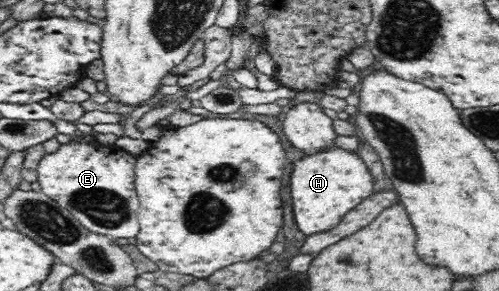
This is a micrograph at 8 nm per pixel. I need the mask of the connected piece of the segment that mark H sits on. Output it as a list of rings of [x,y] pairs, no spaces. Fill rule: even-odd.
[[[334,146],[312,156],[304,155],[295,162],[290,184],[294,219],[300,232],[307,237],[338,226],[350,210],[354,210],[373,193],[374,179],[356,152]]]

